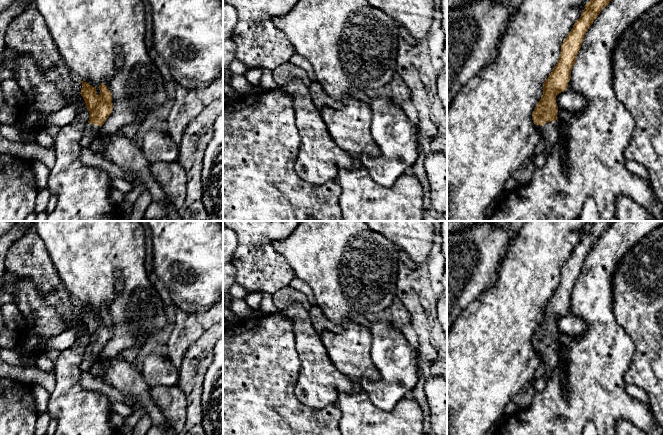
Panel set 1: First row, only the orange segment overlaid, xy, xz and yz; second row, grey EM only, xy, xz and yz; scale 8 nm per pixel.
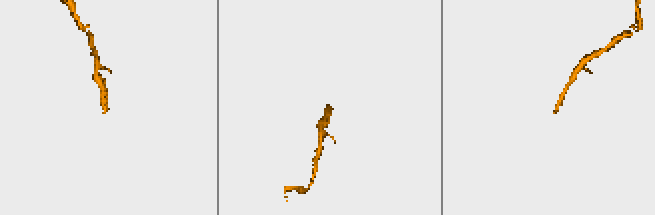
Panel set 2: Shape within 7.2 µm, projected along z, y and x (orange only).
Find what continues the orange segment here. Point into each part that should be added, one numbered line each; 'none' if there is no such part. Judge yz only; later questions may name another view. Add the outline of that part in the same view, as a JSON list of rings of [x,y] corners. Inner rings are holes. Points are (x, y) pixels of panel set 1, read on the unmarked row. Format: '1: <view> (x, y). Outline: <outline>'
1: yz (550, 357). Outline: [[[550,345],[545,347],[543,350],[535,349],[541,358],[541,362],[546,368],[544,377],[550,378],[553,371],[557,368],[560,363],[560,354],[558,345]]]

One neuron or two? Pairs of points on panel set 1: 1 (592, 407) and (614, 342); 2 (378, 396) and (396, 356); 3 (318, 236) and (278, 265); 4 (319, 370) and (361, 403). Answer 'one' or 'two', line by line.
1: one
2: one
3: two
4: two

